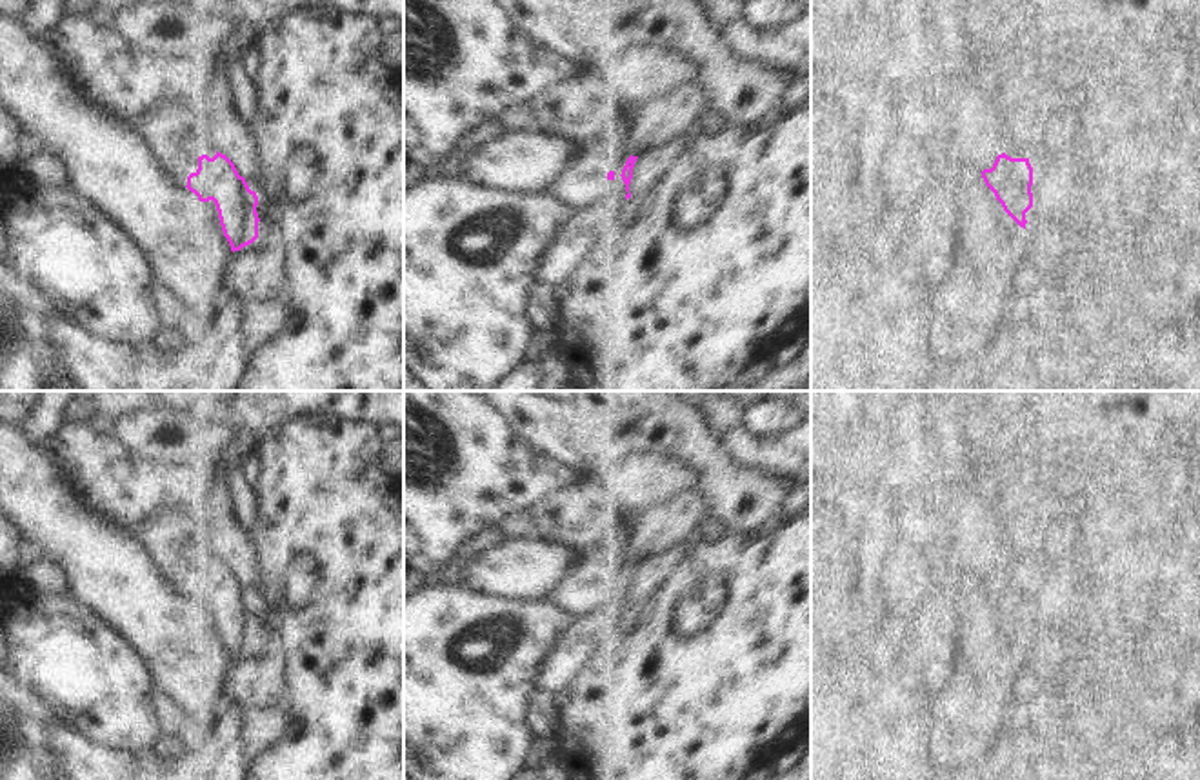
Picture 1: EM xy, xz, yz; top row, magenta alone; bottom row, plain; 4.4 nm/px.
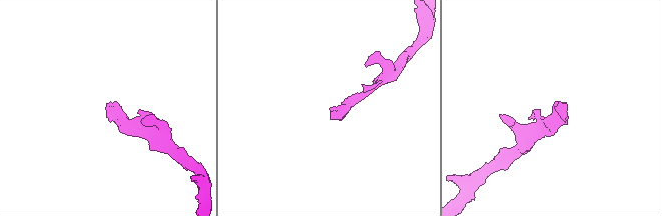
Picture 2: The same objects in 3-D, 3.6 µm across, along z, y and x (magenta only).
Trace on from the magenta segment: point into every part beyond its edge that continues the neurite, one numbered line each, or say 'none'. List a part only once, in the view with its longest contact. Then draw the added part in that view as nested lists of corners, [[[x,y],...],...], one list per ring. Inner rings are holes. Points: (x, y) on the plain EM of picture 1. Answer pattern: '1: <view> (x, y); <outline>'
1: yz (1055, 591); [[[1051,547],[1029,549],[1033,575],[1033,611],[1060,627],[1071,627],[1076,607],[1076,575],[1062,564],[1062,551]]]

